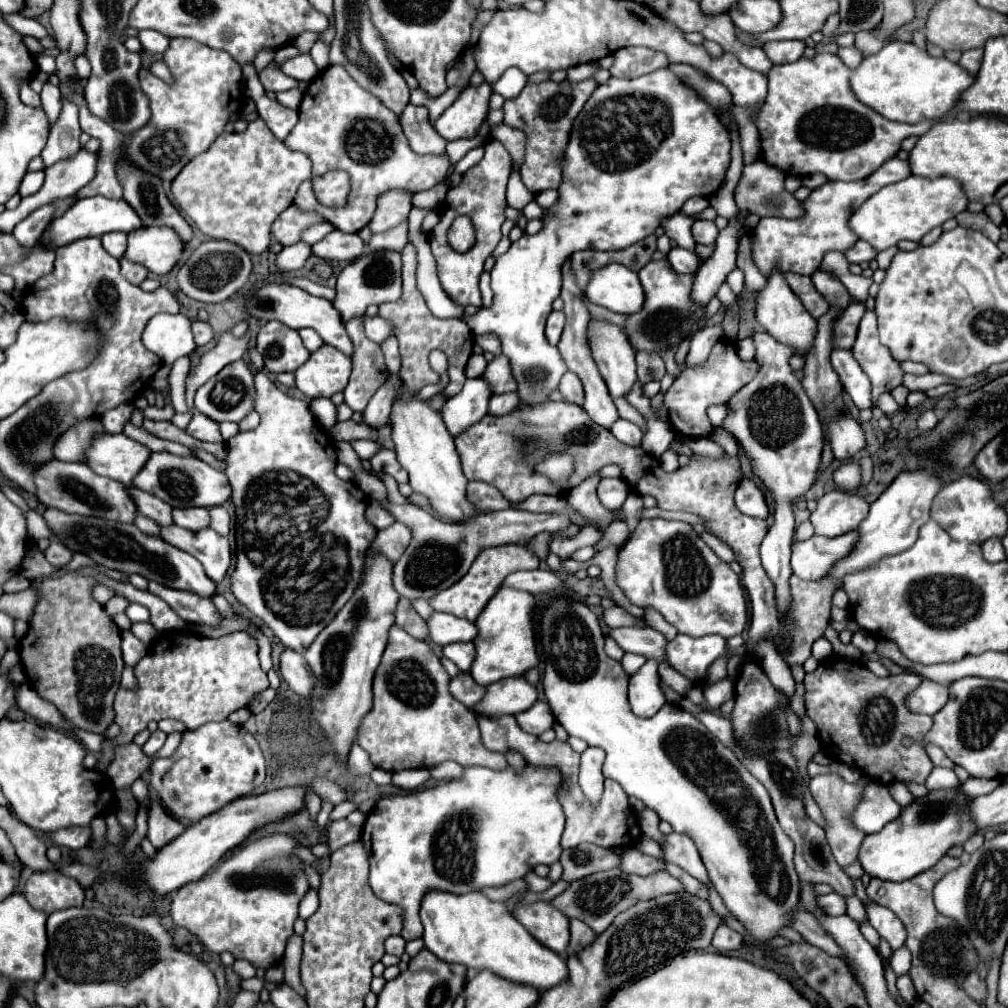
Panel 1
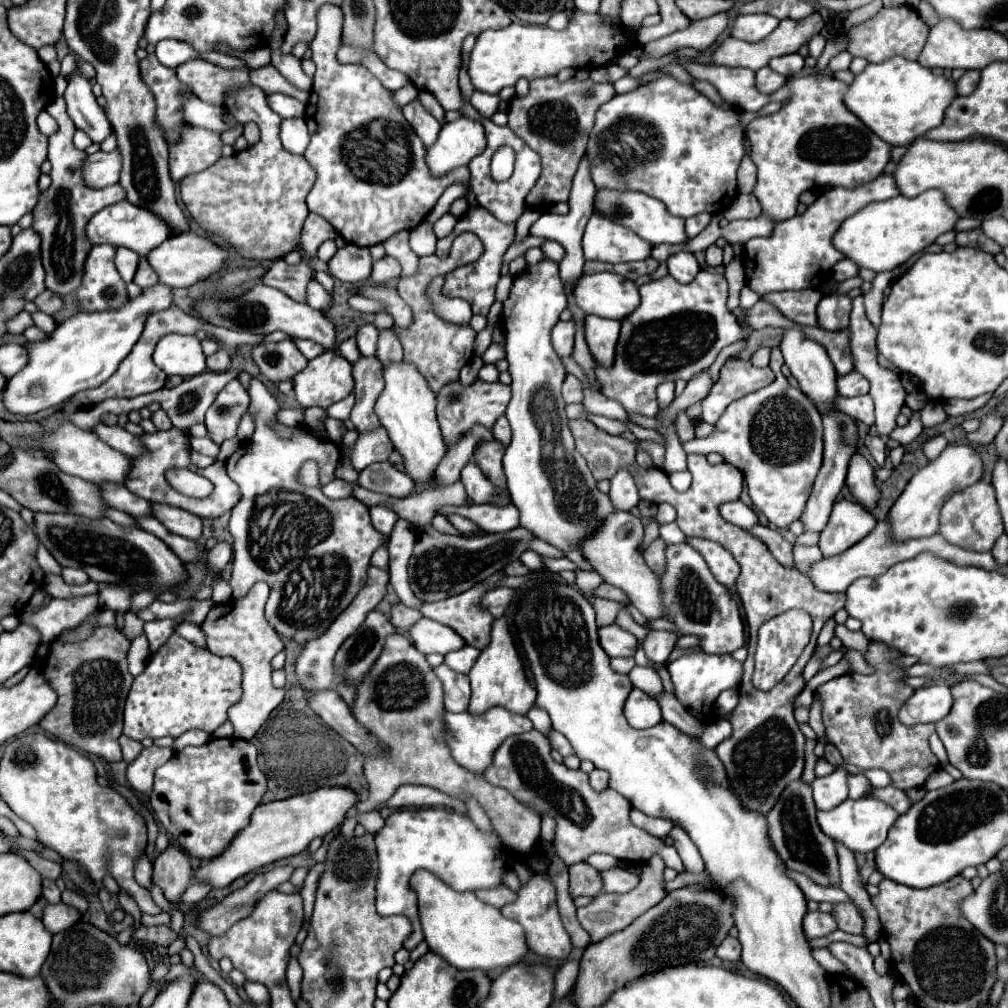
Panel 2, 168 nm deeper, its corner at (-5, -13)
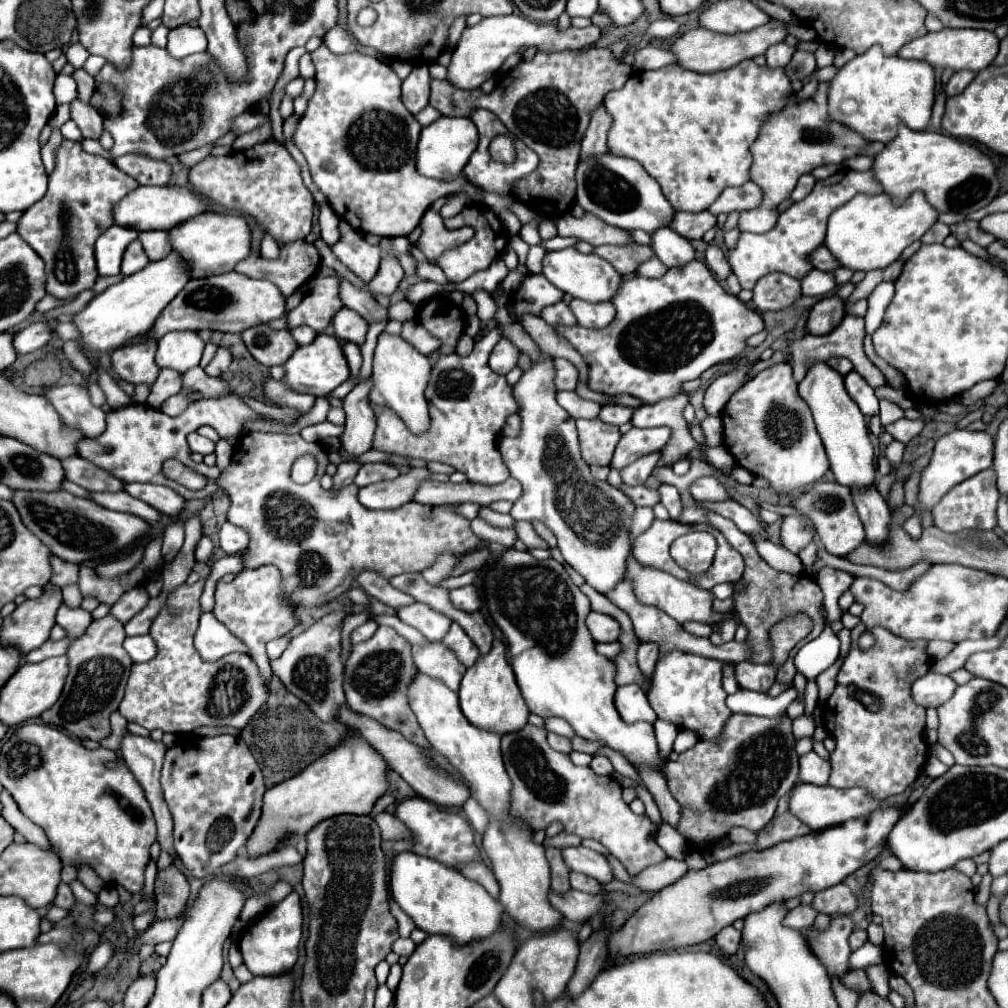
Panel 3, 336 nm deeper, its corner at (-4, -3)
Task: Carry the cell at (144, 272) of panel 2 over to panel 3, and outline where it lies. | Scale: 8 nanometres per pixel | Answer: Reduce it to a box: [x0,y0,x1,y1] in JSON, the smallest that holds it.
[138,230,172,262]

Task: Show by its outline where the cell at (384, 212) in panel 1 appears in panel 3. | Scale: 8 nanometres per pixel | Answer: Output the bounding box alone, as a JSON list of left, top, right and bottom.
[416,264,446,282]

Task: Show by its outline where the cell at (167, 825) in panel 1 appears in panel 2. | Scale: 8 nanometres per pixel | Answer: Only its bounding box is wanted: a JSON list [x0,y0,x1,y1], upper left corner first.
[153,844,191,902]

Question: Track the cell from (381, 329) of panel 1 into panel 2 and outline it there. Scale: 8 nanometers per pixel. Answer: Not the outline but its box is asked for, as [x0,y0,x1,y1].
[355,324,379,356]

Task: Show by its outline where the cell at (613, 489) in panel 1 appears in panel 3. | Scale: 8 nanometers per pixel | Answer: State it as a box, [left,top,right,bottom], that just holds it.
[610,426,670,472]

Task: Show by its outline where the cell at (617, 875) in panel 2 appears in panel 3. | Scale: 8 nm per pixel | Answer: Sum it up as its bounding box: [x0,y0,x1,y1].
[562,846,616,884]

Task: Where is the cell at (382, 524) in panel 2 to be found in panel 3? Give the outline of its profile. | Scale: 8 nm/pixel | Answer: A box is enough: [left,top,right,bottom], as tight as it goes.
[358,468,432,510]

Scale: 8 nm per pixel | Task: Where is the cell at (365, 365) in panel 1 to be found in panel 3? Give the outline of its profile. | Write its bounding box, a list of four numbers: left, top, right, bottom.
[342,380,376,458]

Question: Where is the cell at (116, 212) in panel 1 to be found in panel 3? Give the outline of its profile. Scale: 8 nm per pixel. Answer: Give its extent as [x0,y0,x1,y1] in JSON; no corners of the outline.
[112,186,206,232]

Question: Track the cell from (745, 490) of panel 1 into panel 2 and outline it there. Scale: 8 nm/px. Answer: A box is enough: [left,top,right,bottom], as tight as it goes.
[719,500,757,530]

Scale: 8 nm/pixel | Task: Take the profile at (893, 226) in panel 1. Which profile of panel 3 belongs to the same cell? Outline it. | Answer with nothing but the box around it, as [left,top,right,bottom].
[824,190,938,270]

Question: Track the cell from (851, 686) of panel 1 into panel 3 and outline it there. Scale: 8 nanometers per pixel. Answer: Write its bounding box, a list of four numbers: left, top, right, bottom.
[824,624,930,798]

